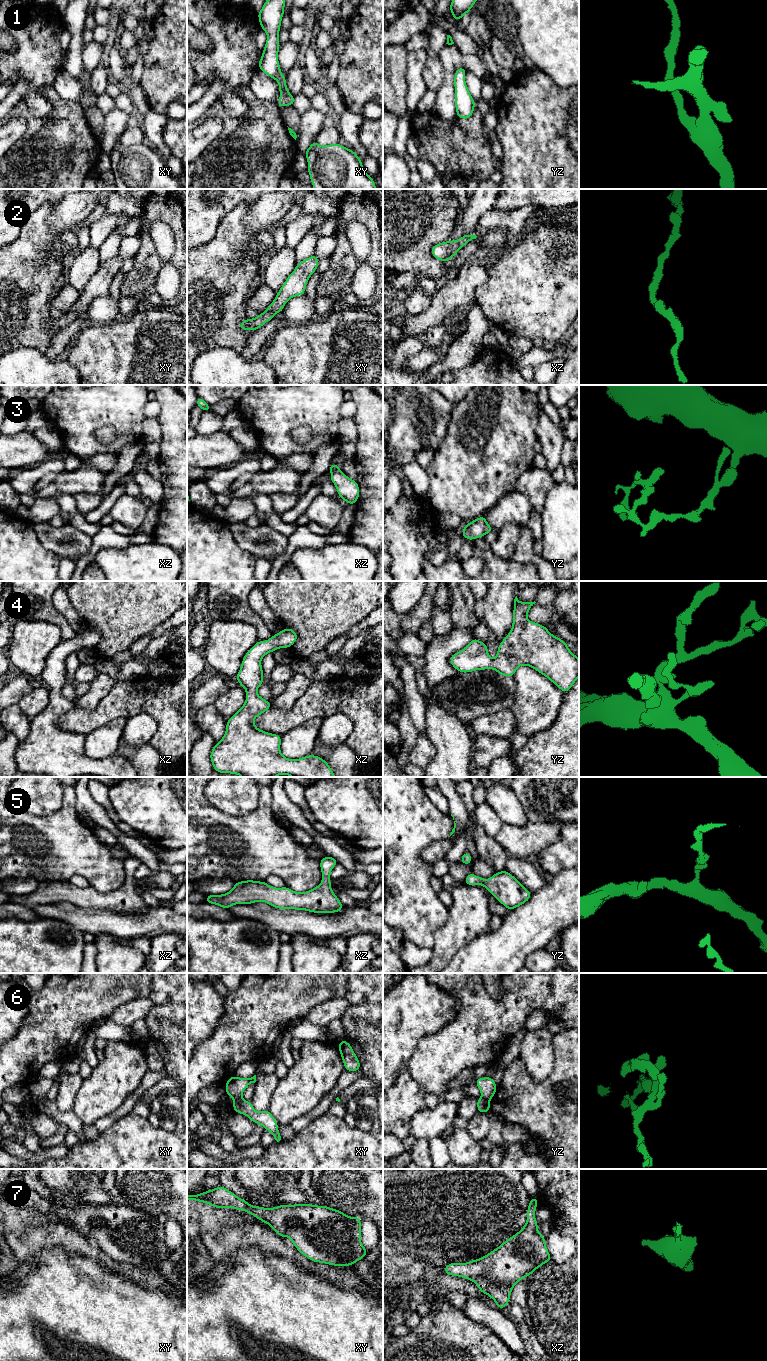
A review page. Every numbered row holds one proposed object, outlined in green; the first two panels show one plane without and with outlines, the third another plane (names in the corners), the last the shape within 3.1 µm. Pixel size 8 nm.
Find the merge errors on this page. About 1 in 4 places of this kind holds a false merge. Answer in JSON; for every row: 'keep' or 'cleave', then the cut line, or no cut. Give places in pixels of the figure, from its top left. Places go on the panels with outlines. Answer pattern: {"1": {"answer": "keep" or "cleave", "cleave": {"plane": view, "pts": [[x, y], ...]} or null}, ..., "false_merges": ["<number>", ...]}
{"1": {"answer": "keep", "cleave": null}, "2": {"answer": "keep", "cleave": null}, "3": {"answer": "keep", "cleave": null}, "4": {"answer": "keep", "cleave": null}, "5": {"answer": "keep", "cleave": null}, "6": {"answer": "cleave", "cleave": {"plane": "xy", "pts": [[240, 1097], [234, 1100]]}}, "7": {"answer": "keep", "cleave": null}, "false_merges": ["6"]}

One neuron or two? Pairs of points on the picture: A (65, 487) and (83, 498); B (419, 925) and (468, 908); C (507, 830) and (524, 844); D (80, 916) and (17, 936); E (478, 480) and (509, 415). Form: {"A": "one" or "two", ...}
{"A": "two", "B": "two", "C": "one", "D": "two", "E": "one"}

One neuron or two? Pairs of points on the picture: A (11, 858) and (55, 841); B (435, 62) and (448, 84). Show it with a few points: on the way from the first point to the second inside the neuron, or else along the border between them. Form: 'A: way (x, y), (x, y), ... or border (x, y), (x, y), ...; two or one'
A: way (22, 847), (44, 847); one
B: border (439, 55), (444, 70), (444, 78), (436, 91); two

